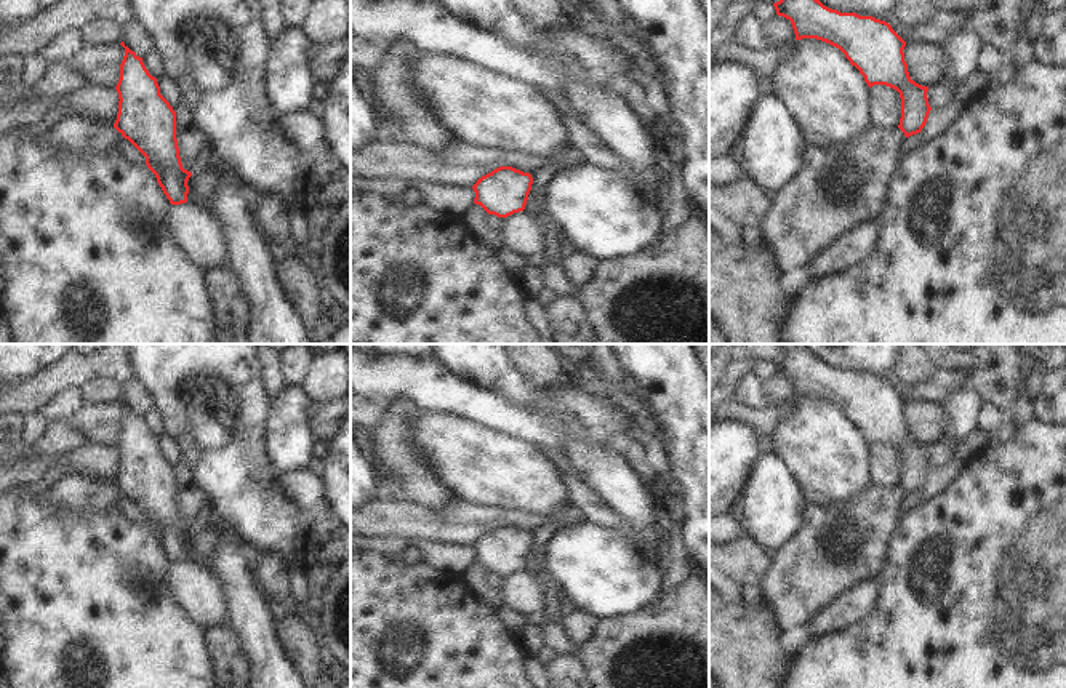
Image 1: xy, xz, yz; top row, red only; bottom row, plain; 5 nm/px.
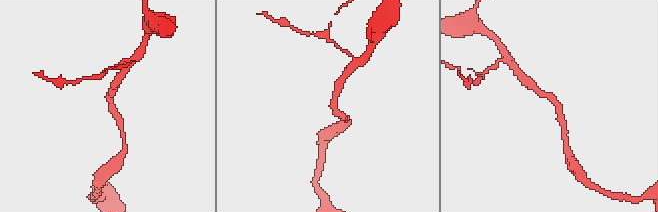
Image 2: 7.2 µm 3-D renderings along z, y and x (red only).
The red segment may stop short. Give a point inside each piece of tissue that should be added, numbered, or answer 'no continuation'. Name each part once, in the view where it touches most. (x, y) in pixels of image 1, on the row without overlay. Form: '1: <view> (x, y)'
no continuation

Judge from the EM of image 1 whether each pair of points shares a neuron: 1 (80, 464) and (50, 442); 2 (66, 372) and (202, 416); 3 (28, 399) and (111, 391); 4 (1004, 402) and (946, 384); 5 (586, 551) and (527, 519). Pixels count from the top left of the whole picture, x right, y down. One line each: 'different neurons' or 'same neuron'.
1: different neurons
2: different neurons
3: different neurons
4: different neurons
5: different neurons

